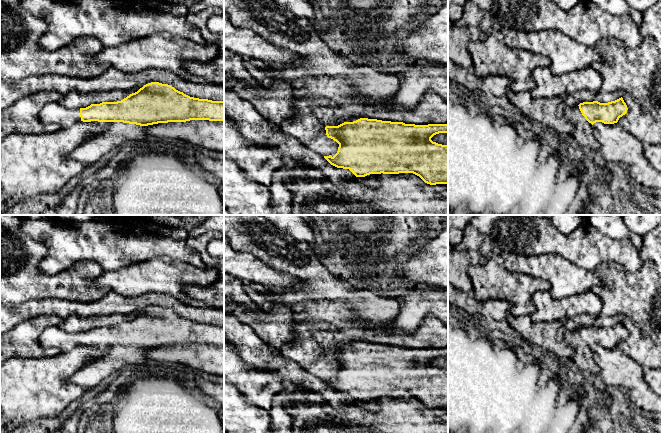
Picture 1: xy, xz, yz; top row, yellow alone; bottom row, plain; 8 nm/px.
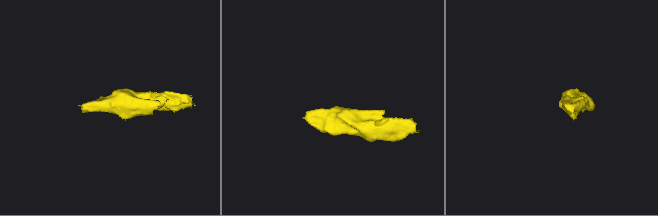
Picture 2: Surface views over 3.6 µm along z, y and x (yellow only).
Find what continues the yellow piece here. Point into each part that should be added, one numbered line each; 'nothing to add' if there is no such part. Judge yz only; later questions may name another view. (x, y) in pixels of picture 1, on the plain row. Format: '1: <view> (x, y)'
1: yz (582, 357)

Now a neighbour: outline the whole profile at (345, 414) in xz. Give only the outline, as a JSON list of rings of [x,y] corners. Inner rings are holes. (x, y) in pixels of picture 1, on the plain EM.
[[[413,397],[378,398],[380,409],[370,412],[357,402],[334,407],[325,402],[284,406],[292,416],[291,433],[448,433],[448,409],[425,407]]]

